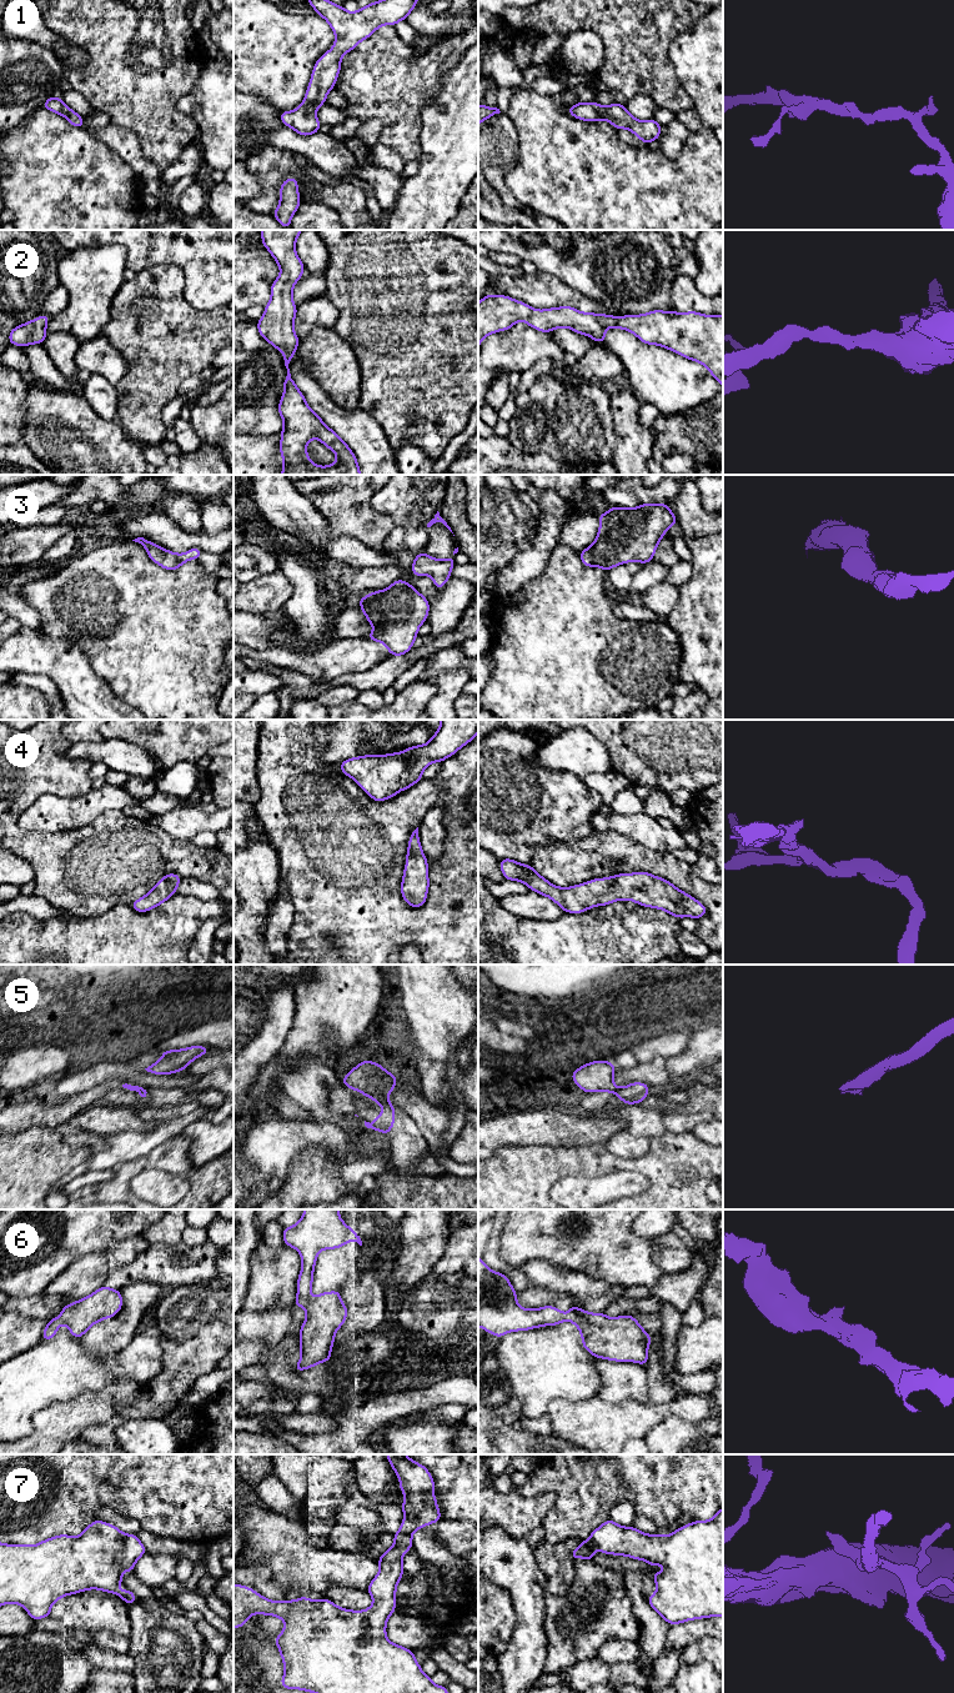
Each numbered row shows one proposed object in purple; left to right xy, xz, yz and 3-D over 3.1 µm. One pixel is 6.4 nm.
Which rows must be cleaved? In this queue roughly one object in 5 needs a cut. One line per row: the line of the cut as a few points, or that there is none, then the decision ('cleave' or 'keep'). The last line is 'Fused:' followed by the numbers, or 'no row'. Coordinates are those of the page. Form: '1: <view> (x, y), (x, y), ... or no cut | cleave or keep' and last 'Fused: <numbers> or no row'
1: no cut | keep
2: no cut | keep
3: no cut | keep
4: no cut | keep
5: xz (387, 1101), (382, 1106) | cleave
6: no cut | keep
7: no cut | keep
Fused: 5

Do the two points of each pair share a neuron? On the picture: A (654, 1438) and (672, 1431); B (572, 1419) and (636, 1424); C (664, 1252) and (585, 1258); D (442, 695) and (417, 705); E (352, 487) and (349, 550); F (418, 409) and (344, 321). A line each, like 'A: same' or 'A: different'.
A: same
B: same
C: different
D: different
E: different
F: same

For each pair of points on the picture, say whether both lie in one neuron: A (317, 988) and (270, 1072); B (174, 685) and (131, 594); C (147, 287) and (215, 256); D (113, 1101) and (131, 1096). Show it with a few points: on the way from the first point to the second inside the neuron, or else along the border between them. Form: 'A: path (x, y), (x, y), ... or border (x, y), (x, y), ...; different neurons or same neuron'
A: path (317, 1010), (317, 1027), (291, 1053); same neuron
B: path (169, 662), (160, 644), (132, 616); same neuron
C: border (152, 265), (175, 264), (181, 270), (186, 300); different neurons
D: path (118, 1097), (126, 1097); same neuron

